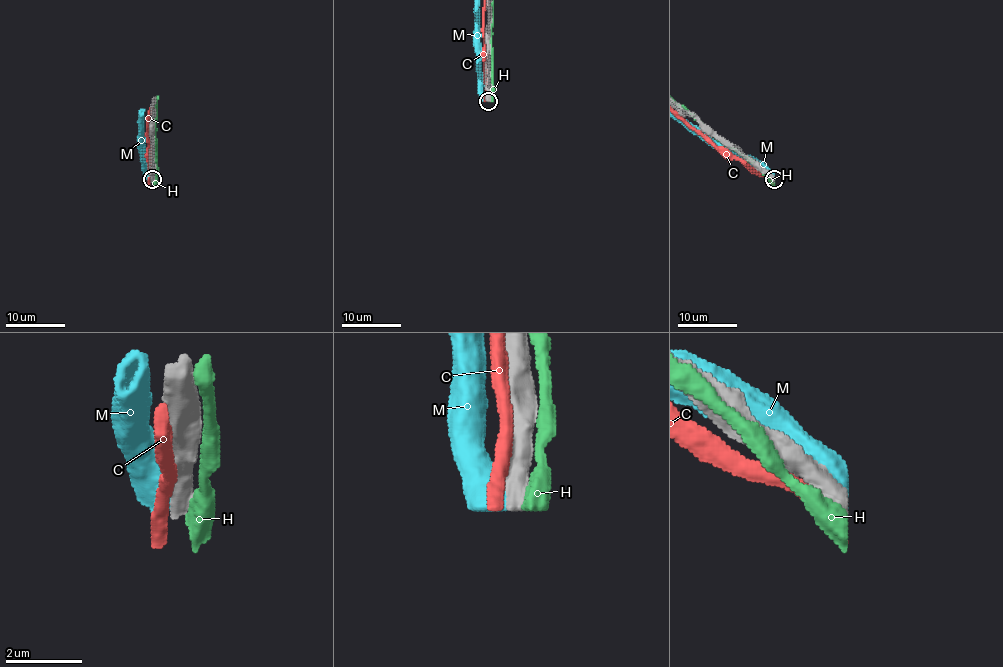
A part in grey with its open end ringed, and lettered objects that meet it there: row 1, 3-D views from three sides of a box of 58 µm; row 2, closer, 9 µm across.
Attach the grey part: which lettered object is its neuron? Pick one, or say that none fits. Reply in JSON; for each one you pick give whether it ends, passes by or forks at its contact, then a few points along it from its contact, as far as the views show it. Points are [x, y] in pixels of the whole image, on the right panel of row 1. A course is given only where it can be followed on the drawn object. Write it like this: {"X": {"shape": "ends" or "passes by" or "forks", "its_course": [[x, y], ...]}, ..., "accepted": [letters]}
{"accepted": []}

